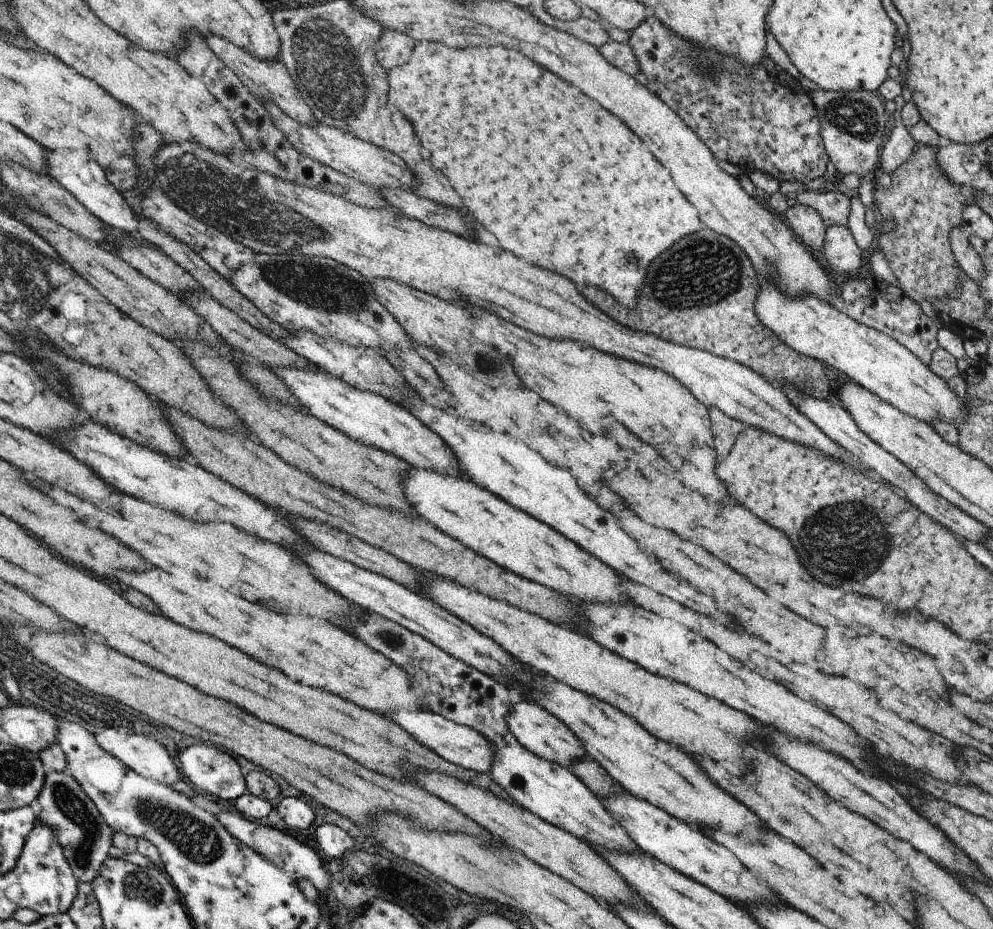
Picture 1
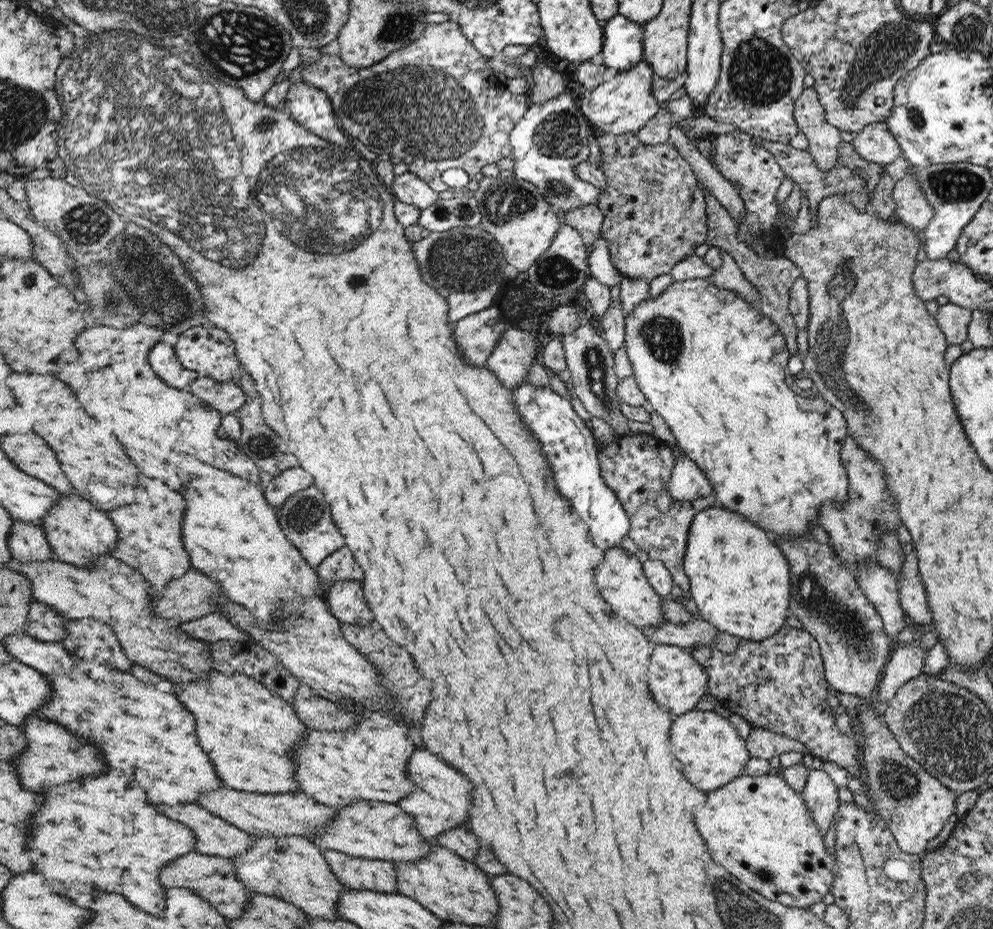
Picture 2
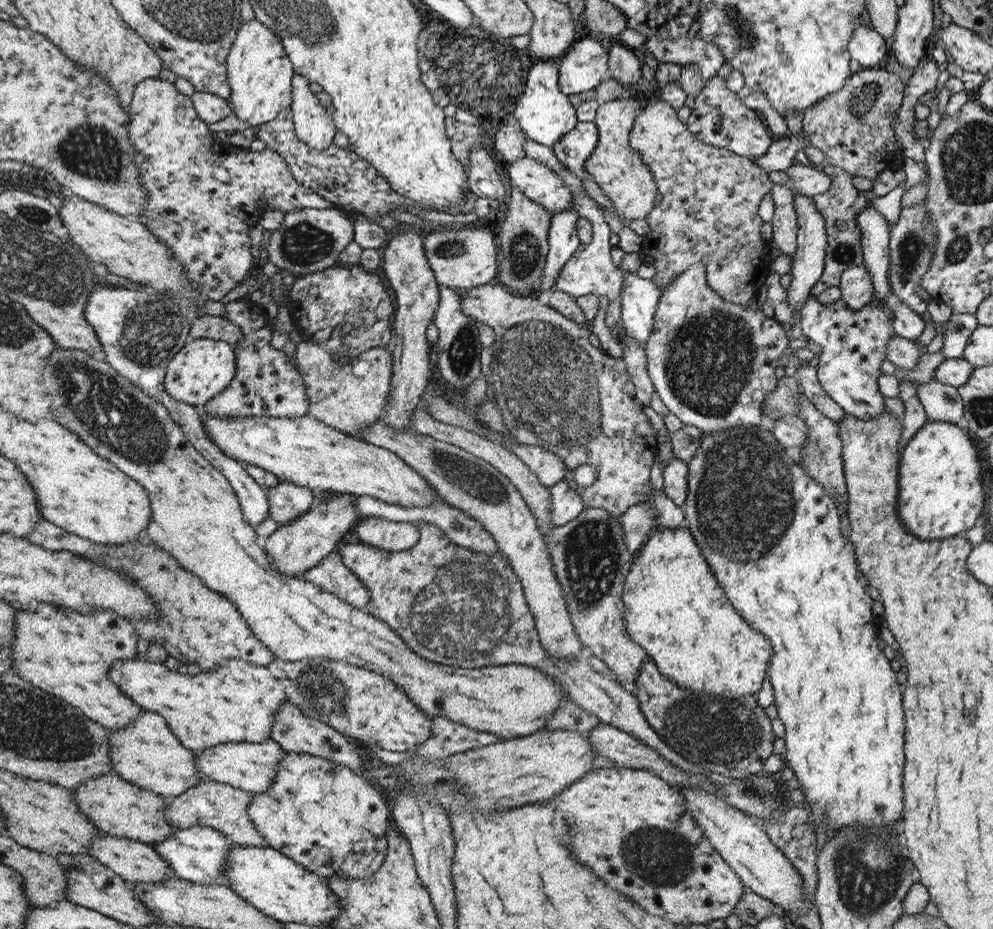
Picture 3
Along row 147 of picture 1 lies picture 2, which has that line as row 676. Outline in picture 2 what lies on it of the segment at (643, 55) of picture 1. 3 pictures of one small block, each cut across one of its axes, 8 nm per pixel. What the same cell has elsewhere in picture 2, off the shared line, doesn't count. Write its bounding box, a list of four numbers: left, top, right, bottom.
[690,624,863,780]

